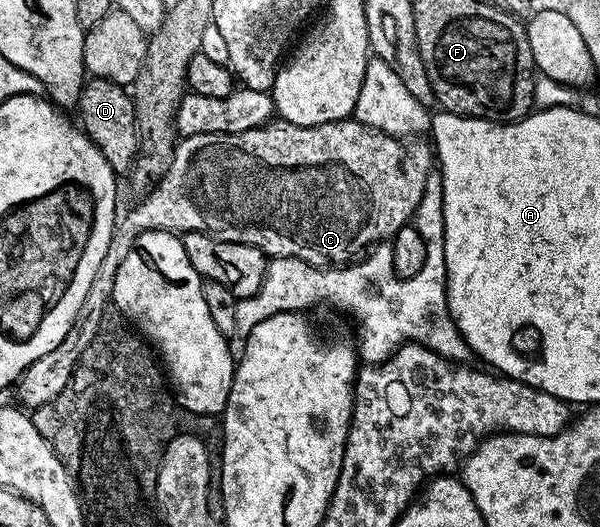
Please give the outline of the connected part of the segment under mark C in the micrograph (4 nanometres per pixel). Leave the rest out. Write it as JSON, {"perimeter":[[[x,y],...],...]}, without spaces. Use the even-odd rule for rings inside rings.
{"perimeter":[[[273,119],[238,133],[200,133],[181,137],[180,147],[174,149],[167,171],[156,178],[152,188],[142,196],[146,197],[138,203],[137,210],[126,217],[124,214],[114,224],[107,255],[103,255],[103,263],[99,263],[99,271],[95,271],[95,279],[91,279],[91,291],[87,291],[87,299],[83,307],[79,307],[79,315],[75,315],[71,331],[63,335],[63,343],[59,343],[55,351],[43,355],[43,359],[35,359],[20,378],[21,387],[17,391],[21,396],[20,404],[29,411],[38,409],[51,403],[51,399],[67,387],[77,360],[90,346],[99,328],[100,316],[111,305],[117,268],[119,263],[123,263],[138,233],[147,229],[165,229],[178,235],[208,233],[222,241],[247,243],[264,251],[269,259],[294,257],[318,267],[344,267],[372,250],[376,241],[388,242],[404,225],[412,222],[419,199],[423,197],[427,175],[435,169],[435,150],[428,140],[423,140],[404,141],[354,119],[315,127]]]}

